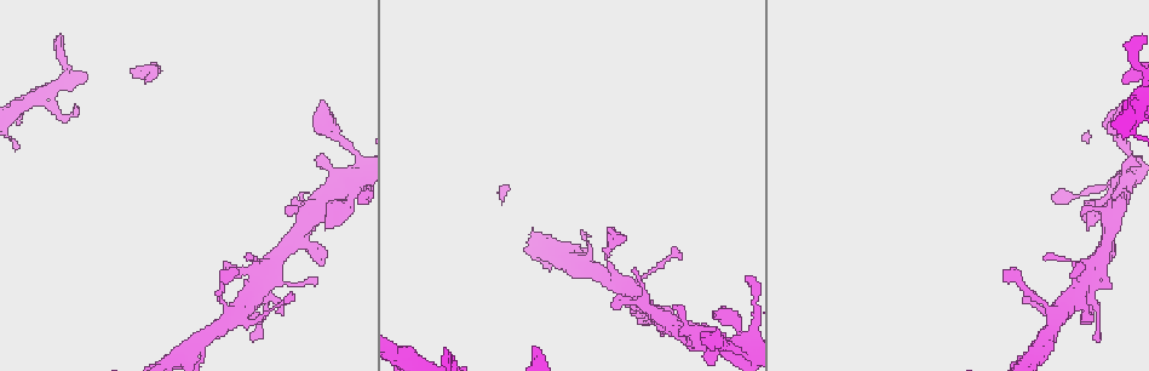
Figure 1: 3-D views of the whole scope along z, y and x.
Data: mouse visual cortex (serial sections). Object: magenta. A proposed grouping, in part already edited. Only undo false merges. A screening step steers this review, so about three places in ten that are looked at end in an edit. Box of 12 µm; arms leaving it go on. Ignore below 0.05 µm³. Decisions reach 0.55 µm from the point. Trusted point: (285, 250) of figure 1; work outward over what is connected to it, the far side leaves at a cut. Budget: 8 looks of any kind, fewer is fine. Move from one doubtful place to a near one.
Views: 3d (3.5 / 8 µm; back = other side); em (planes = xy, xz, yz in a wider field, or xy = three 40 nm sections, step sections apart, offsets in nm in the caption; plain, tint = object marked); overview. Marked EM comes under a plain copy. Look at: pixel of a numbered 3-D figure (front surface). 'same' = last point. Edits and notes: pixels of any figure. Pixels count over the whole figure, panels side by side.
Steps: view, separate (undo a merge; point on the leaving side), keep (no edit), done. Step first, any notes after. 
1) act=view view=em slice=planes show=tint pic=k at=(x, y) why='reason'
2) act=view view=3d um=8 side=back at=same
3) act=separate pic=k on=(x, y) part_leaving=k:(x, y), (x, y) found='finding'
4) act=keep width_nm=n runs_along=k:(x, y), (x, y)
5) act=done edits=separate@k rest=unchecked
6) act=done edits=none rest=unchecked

act=view view=3d um=3.5 pic=1 at=(354, 184)

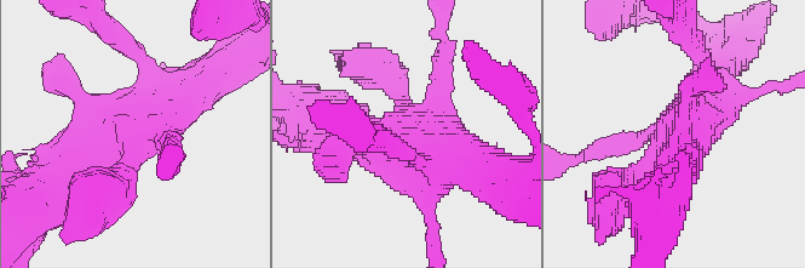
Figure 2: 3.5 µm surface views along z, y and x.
act=view view=em slice=xy step=2 show=tint pic=2 at=(137, 127)

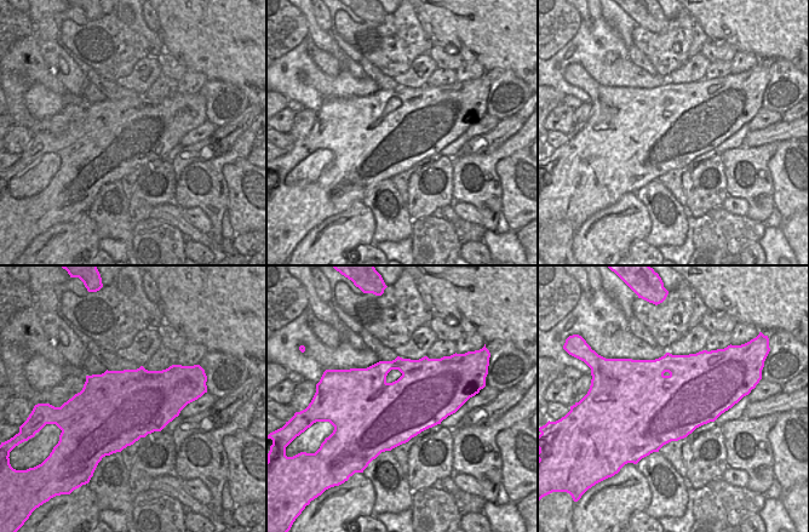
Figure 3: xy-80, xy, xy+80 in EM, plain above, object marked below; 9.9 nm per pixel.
act=view view=em slice=xy step=5 show=tint at=same why='cut it another way'

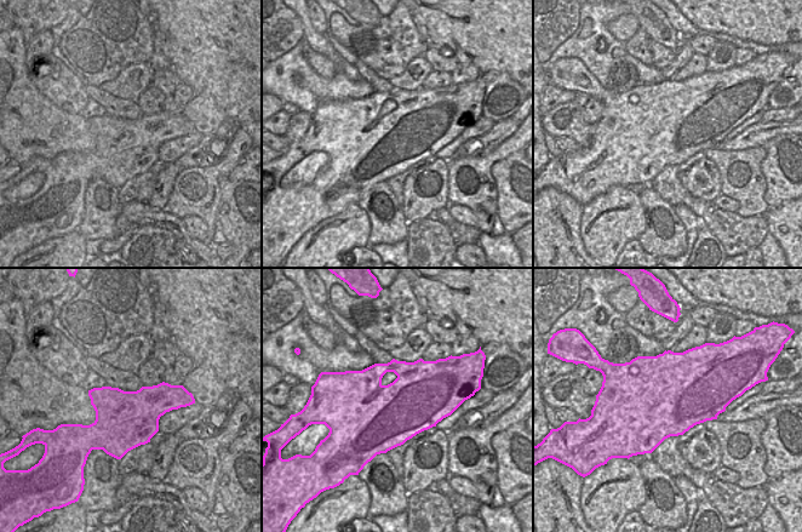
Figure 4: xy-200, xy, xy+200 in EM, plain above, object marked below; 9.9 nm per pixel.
act=keep found='continuous, no second cell'

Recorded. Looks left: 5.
act=view view=3d um=3.5 pic=1 at=(262, 285)

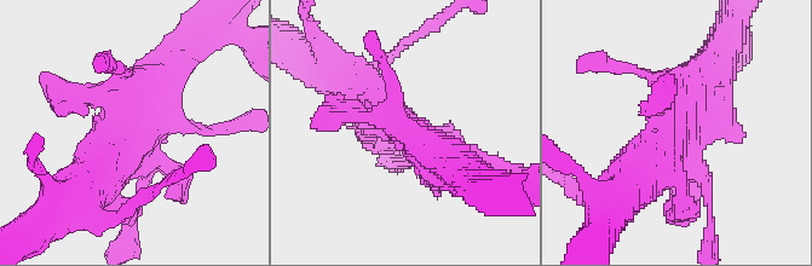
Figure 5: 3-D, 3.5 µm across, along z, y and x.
act=view view=em slice=xy step=3 show=tint pic=5 at=(136, 127) why='shape alone is not enough'

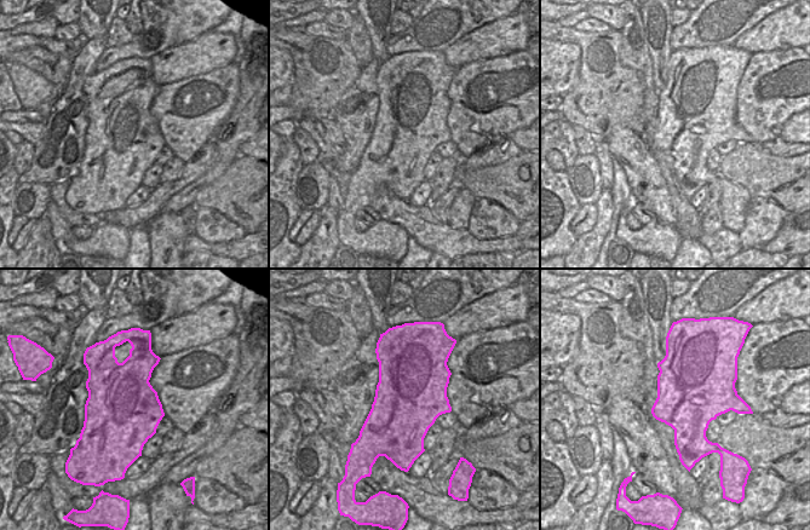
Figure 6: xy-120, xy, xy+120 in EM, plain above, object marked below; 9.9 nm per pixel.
act=keep width_nm=700 runs_along=5:(171, 64), (144, 120), (85, 183) found='all the same cell'

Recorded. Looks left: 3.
act=view view=3d um=8 pic=1 at=(571, 258) why='looks like a crossing'

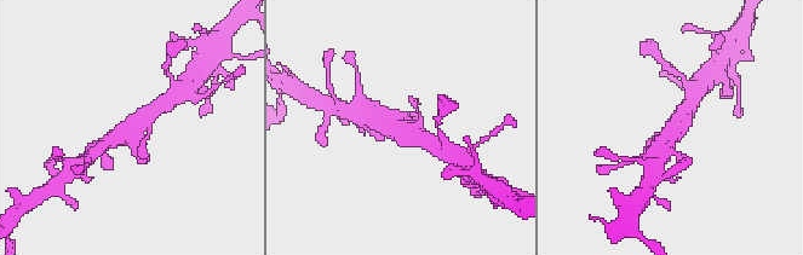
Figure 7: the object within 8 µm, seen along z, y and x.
act=view view=3d um=3.5 pic=7 at=(672, 125) why='closer look'

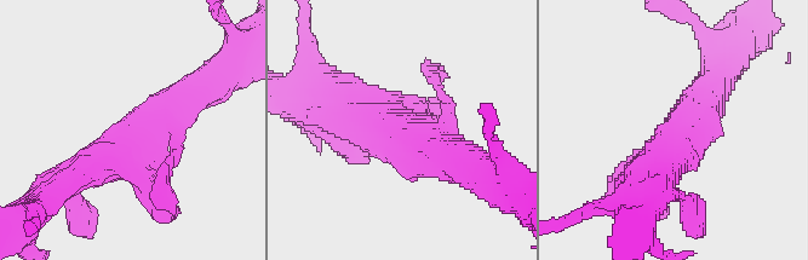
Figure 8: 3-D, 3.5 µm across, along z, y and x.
act=view view=em slice=xy step=5 show=tint pic=8 at=(675, 134) arms=4 arm_widths_nm=150,200,500,500 why='need the tissue'

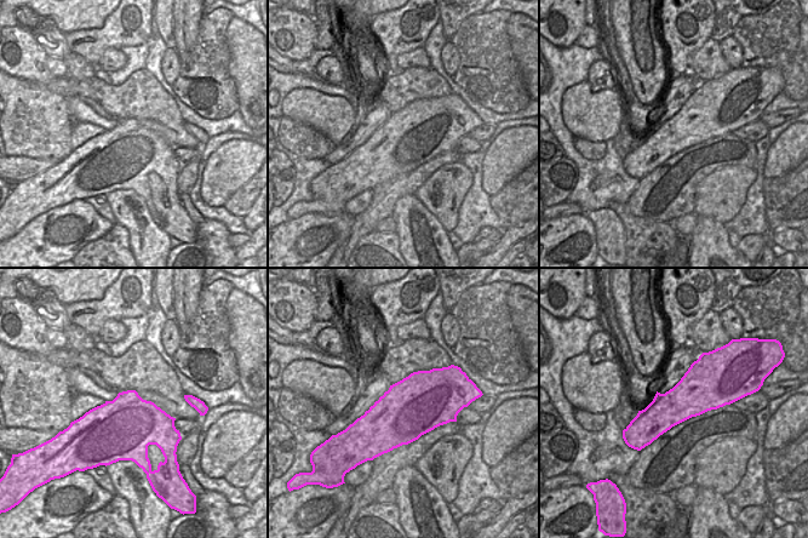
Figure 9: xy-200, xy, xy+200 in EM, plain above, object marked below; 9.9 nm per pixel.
act=keep width_nm=600 runs_along=8:(195, 91), (102, 161), (68, 180) found='all the same cell'

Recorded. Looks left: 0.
act=done edits=none rest=unchecked

